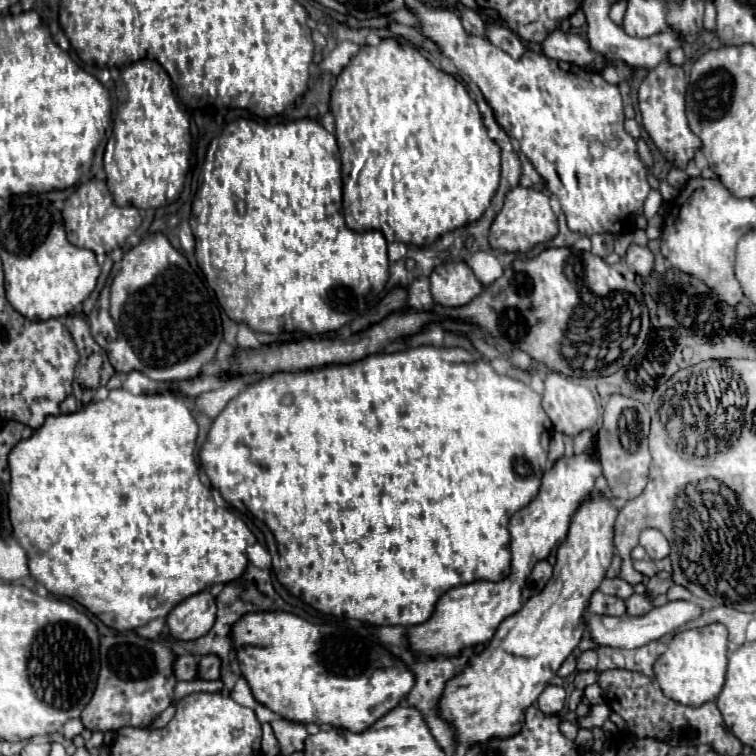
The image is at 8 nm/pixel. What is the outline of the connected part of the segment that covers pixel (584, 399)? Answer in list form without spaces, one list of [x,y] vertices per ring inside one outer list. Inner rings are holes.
[[[554,371],[546,373],[542,407],[548,413],[554,429],[558,433],[564,433],[564,435],[578,435],[584,429],[596,427],[596,421],[598,421],[598,405],[596,405],[594,395],[590,393],[590,389],[584,387],[584,385],[572,383],[572,381],[568,381],[568,377],[564,377],[560,373],[554,373]]]

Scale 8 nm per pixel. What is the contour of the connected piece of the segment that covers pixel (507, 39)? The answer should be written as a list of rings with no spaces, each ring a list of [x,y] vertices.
[[[492,19],[486,21],[486,39],[514,59],[522,57],[524,53],[524,45],[520,43],[520,37],[498,21],[492,21]]]

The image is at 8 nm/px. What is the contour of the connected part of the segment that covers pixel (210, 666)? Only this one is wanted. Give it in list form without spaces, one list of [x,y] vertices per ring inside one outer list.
[[[204,655],[198,665],[200,679],[218,679],[220,677],[220,659],[216,655]]]

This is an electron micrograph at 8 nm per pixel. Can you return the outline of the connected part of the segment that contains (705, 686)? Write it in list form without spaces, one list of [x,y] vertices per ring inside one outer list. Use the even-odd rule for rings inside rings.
[[[720,623],[676,633],[666,653],[662,653],[660,659],[654,663],[654,675],[662,693],[668,699],[688,707],[700,707],[708,701],[714,701],[720,695],[726,681],[728,657],[738,647],[742,645],[732,643],[728,629]]]

